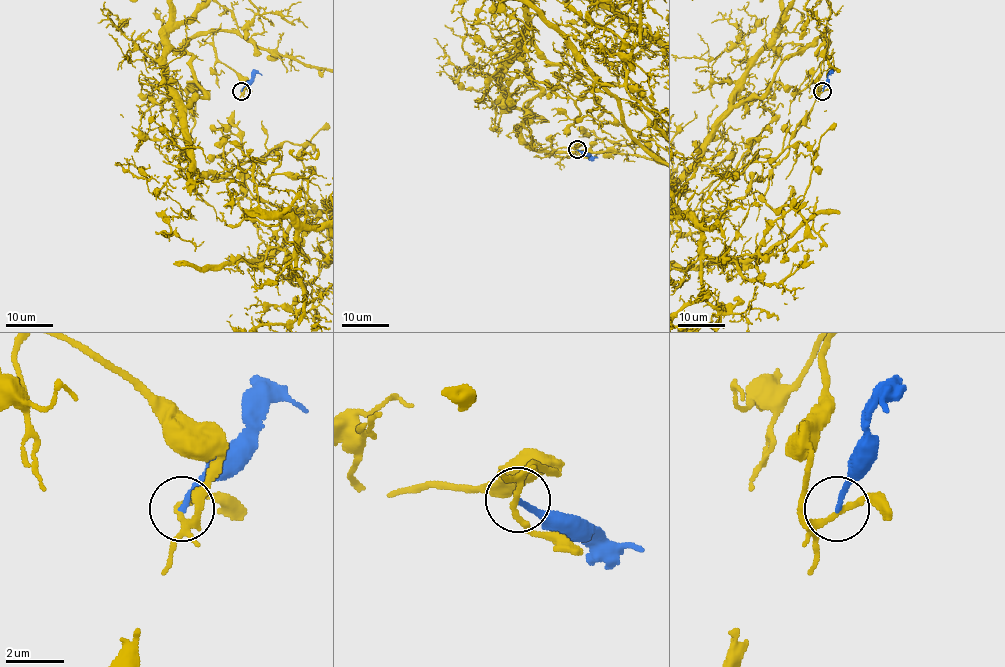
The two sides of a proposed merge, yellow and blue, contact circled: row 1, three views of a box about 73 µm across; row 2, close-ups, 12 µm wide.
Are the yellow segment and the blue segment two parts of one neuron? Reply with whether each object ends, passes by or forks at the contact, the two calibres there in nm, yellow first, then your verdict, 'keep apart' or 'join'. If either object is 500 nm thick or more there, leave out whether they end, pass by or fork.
yellow passes by | blue ends | 180/180 nm | keep apart

